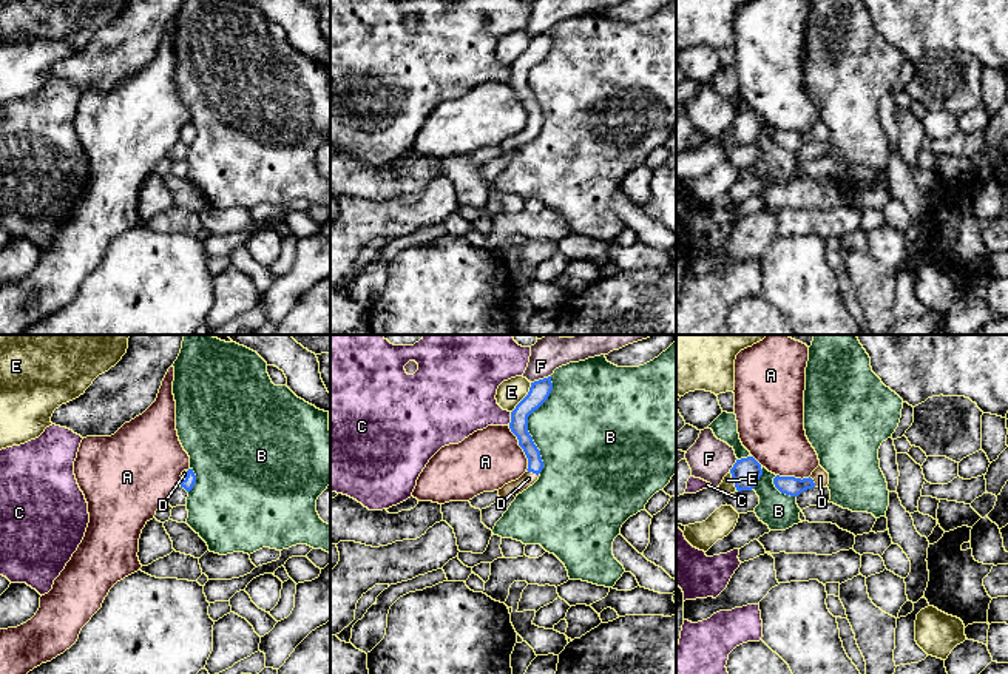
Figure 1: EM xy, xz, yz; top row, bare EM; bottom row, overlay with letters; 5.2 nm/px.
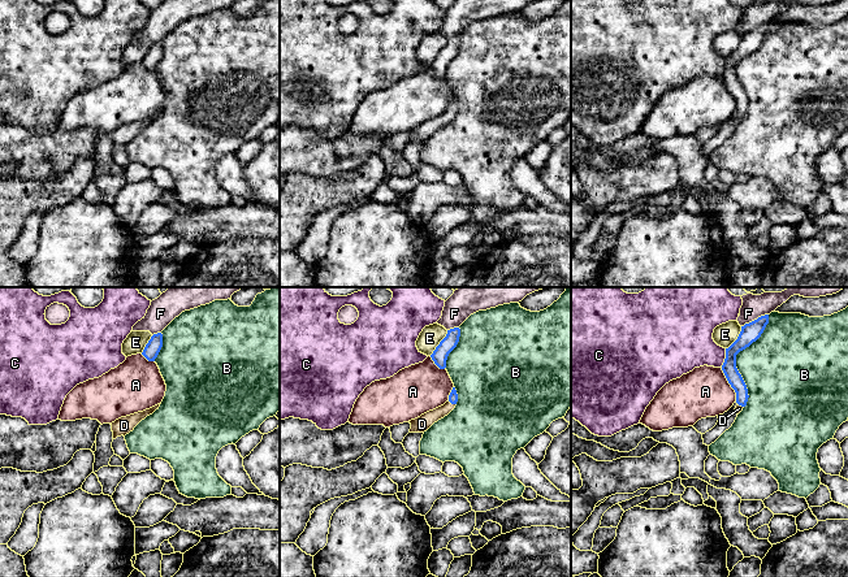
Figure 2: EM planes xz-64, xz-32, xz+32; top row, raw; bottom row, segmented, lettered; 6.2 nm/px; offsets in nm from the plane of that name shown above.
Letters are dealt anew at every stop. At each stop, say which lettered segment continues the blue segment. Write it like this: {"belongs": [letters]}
{"belongs": []}

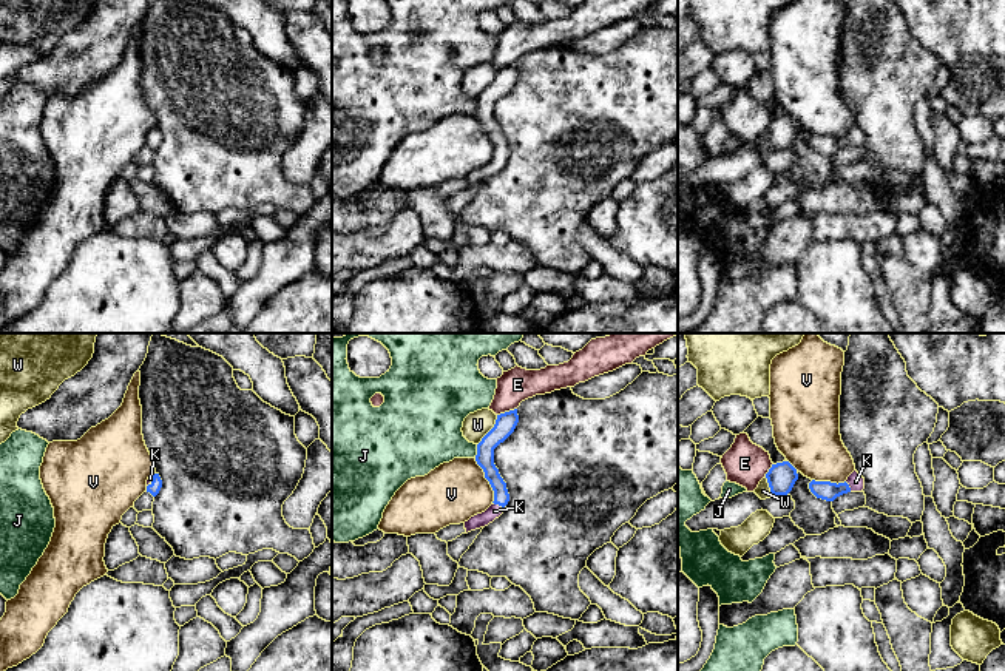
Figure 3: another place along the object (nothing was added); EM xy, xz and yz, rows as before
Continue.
{"belongs": []}

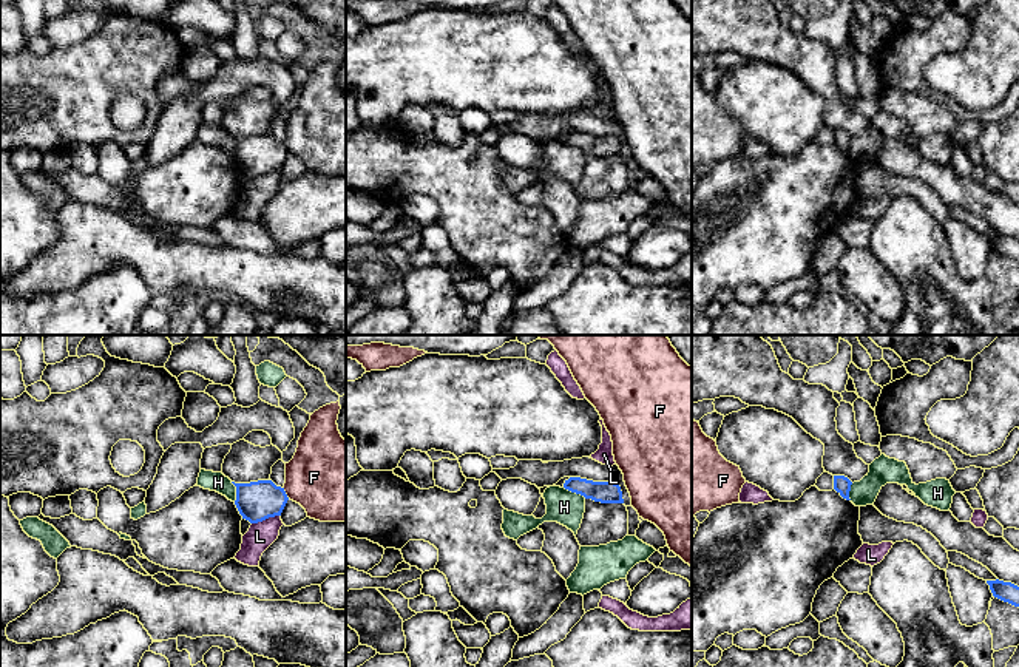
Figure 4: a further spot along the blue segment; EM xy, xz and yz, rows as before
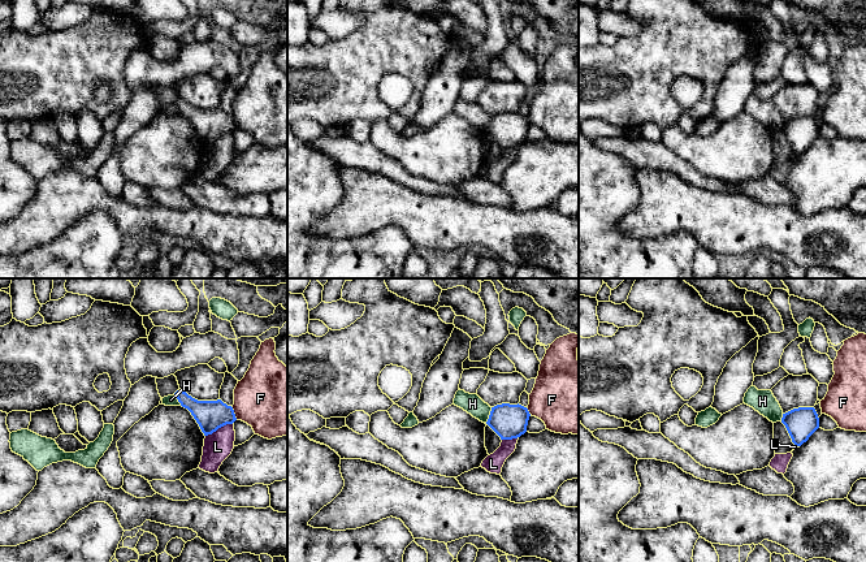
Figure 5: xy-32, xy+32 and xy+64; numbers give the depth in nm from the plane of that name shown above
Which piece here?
{"belongs": ["L"]}

